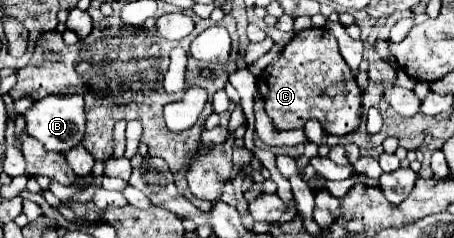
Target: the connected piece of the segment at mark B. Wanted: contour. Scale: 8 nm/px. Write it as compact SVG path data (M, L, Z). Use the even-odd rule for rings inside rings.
M51 94L41 100L37 100L27 112L25 112L27 132L37 138L47 150L65 154L67 150L79 146L85 136L85 108L83 108L83 96L79 94Z

